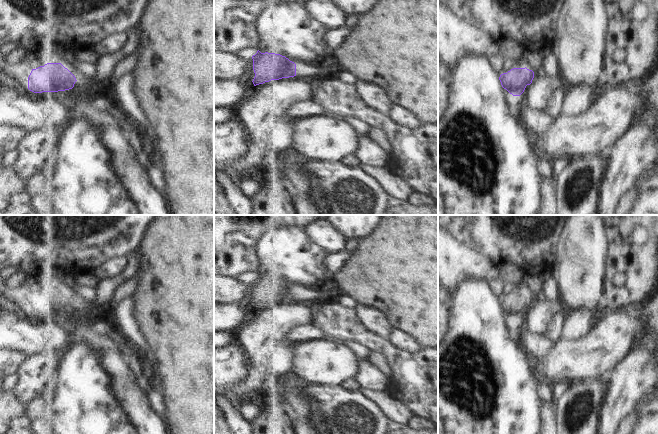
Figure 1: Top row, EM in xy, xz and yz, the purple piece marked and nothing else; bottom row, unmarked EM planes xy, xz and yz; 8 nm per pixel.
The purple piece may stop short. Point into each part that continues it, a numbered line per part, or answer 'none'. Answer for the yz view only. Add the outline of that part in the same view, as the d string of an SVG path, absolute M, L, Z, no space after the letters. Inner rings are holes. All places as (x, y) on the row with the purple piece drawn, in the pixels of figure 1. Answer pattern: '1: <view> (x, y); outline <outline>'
none

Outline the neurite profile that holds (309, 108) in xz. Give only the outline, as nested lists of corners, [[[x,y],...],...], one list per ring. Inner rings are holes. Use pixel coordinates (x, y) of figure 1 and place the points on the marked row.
[[[308,99],[306,101],[298,101],[294,106],[292,114],[293,119],[300,119],[302,117],[313,117],[315,115],[327,114],[324,107],[317,101]]]

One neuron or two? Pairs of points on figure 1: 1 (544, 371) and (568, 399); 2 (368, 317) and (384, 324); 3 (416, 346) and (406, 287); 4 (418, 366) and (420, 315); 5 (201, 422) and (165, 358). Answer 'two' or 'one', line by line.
1: two
2: one
3: two
4: two
5: one

